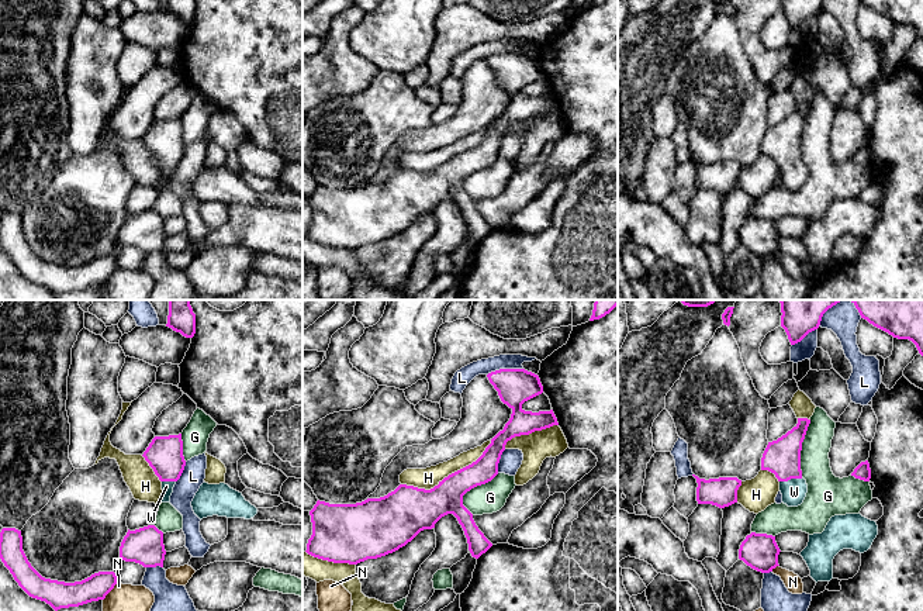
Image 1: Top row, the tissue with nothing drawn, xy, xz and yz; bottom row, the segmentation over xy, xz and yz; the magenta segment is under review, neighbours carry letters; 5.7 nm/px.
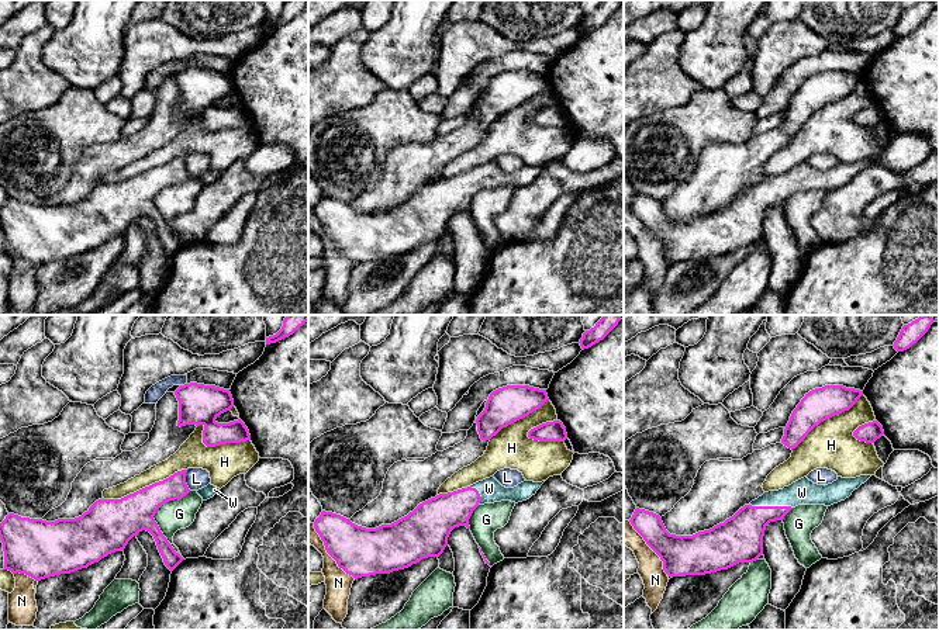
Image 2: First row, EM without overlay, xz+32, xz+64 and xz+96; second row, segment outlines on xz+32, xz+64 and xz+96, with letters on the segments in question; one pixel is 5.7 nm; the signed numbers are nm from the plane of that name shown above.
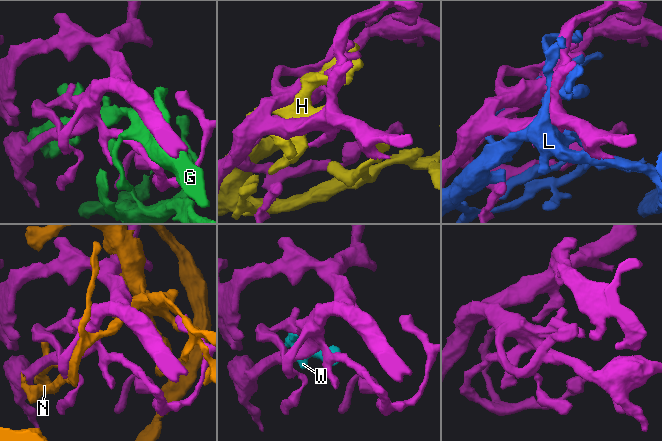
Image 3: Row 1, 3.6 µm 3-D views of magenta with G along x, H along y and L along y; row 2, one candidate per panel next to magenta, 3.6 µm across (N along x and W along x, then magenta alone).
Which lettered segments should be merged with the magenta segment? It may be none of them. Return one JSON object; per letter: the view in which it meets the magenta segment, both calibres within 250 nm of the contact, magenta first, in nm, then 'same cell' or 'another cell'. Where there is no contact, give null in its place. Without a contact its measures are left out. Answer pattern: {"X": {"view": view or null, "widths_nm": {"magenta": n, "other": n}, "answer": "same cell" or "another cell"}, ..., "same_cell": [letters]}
{"G": {"view": "yz", "widths_nm": {"magenta": 200, "other": 180}, "answer": "another cell"}, "H": {"view": "xz", "widths_nm": {"magenta": 220, "other": 120}, "answer": "another cell"}, "L": {"view": "xz", "widths_nm": {"magenta": 200, "other": 100}, "answer": "another cell"}, "N": {"view": "xy", "widths_nm": {"magenta": 150, "other": 160}, "answer": "another cell"}, "W": {"view": "yz", "widths_nm": {"magenta": 200, "other": 140}, "answer": "same cell"}, "same_cell": ["W"]}

